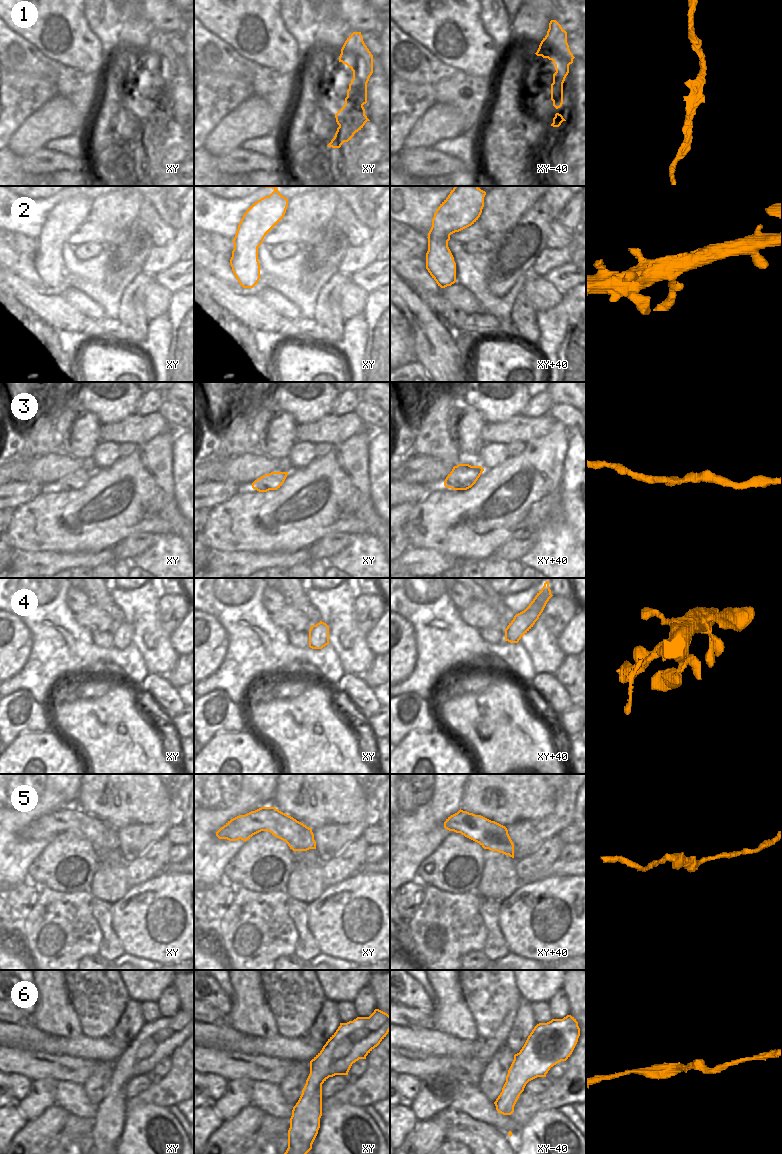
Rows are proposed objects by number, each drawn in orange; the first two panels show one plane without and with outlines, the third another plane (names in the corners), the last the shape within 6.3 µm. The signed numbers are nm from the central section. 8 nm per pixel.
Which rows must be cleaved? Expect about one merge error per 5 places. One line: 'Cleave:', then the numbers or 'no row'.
Cleave: no row

